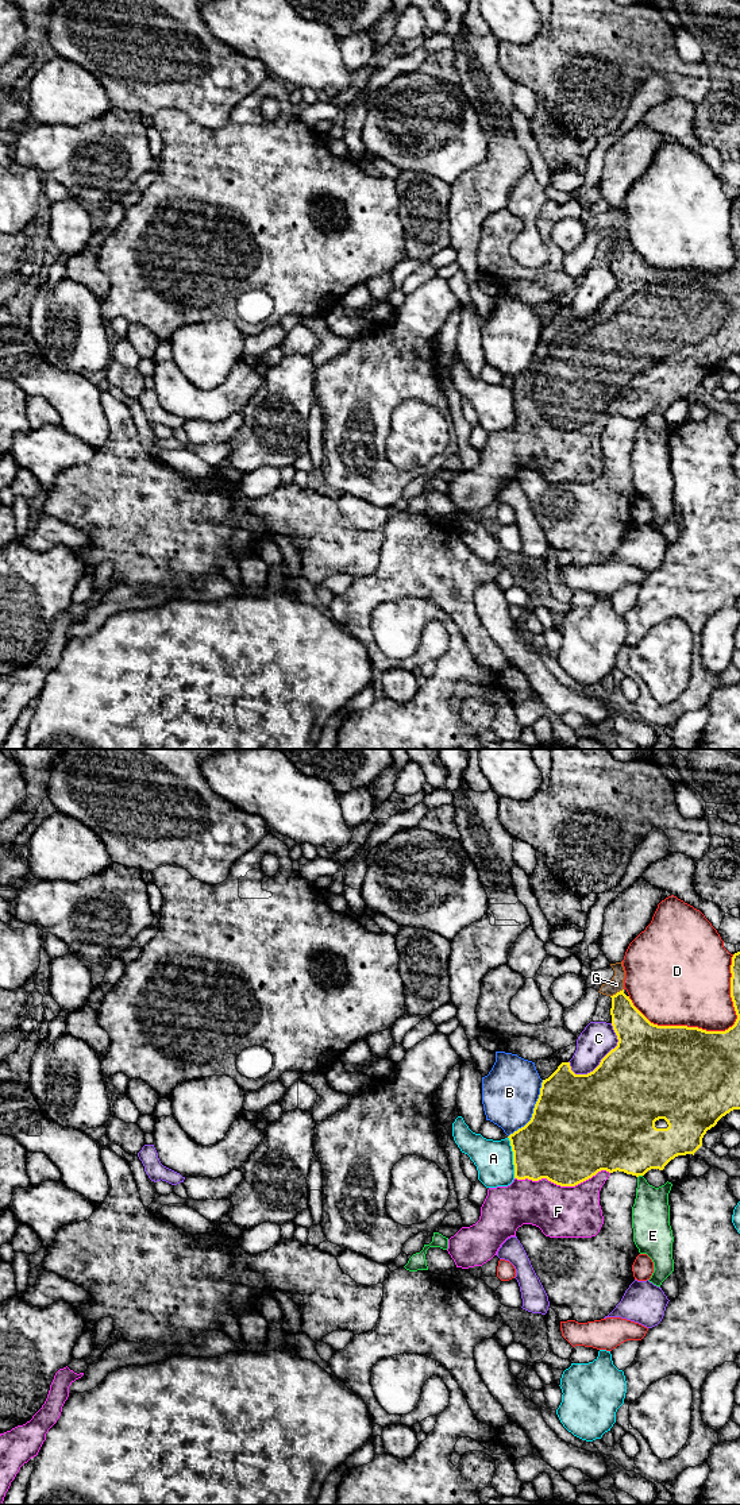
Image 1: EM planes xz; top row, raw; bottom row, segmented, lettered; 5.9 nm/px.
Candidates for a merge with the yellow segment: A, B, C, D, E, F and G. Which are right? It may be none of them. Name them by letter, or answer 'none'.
F

